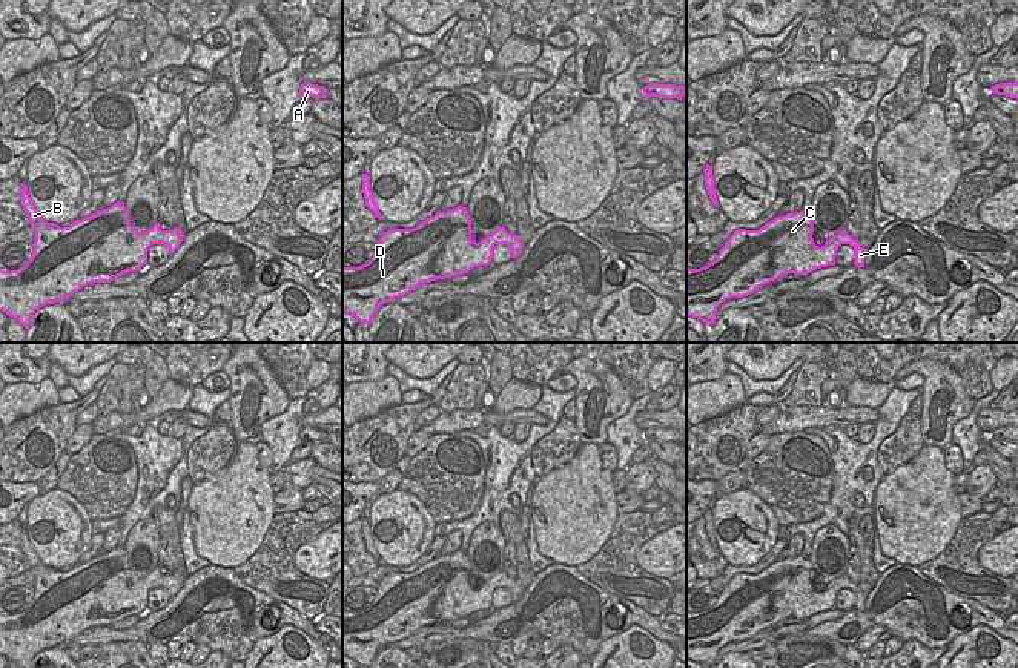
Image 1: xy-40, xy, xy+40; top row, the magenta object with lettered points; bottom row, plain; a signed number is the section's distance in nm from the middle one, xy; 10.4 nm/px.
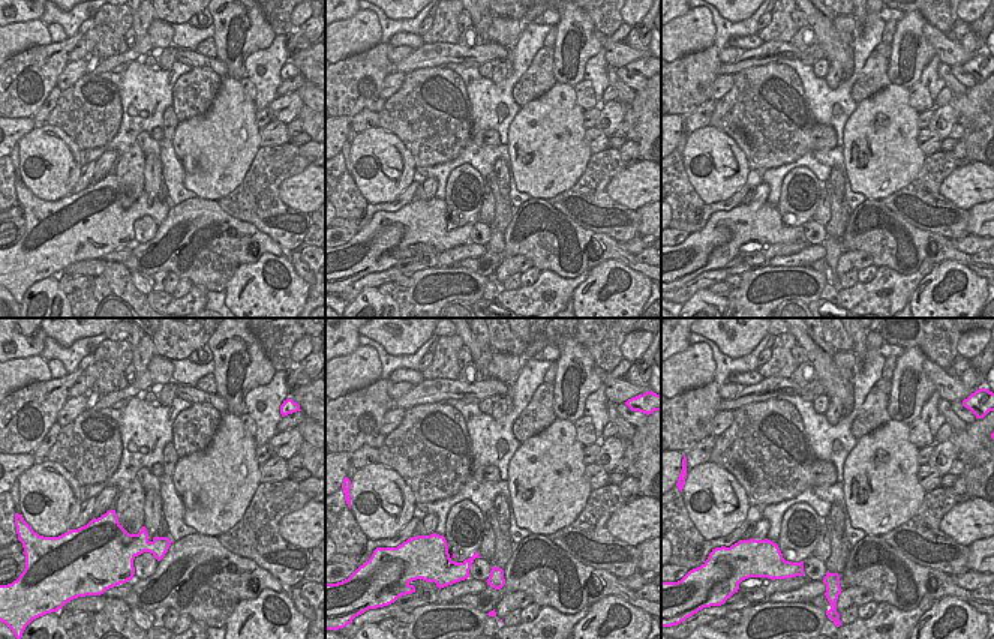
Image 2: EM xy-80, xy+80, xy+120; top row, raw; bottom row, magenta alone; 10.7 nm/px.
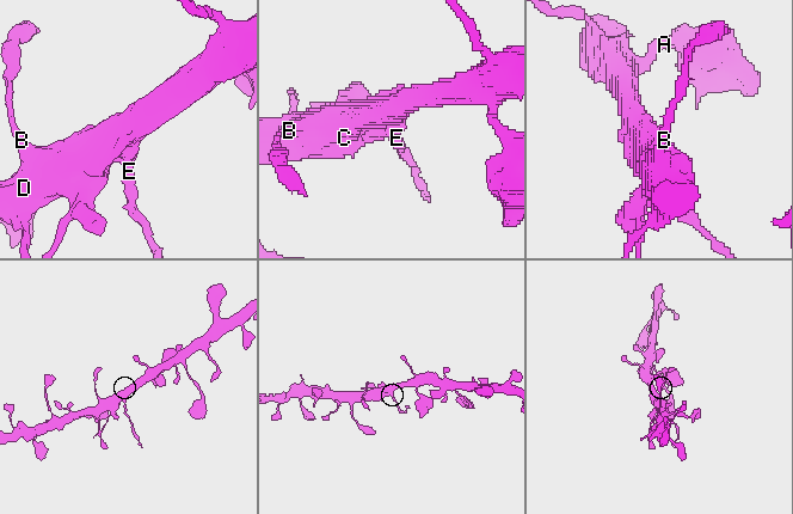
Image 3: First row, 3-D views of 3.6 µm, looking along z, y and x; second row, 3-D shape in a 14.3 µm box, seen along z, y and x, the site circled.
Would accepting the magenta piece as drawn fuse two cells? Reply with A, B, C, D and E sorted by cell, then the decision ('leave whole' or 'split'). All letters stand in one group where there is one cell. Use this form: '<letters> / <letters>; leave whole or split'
A B C D / E; split

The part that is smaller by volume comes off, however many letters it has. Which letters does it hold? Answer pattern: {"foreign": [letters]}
{"foreign": ["E"]}

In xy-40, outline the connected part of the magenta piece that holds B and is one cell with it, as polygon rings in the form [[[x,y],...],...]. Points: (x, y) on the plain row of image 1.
[[[23,527],[21,550],[35,576],[34,597],[23,611],[0,614],[0,654],[20,668],[31,668],[40,651],[63,645],[88,628],[140,614],[152,588],[166,588],[174,597],[184,582],[175,571],[161,574],[160,567],[138,577],[120,545],[69,571],[45,565]]]

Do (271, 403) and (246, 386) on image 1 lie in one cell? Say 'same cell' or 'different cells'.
same cell

